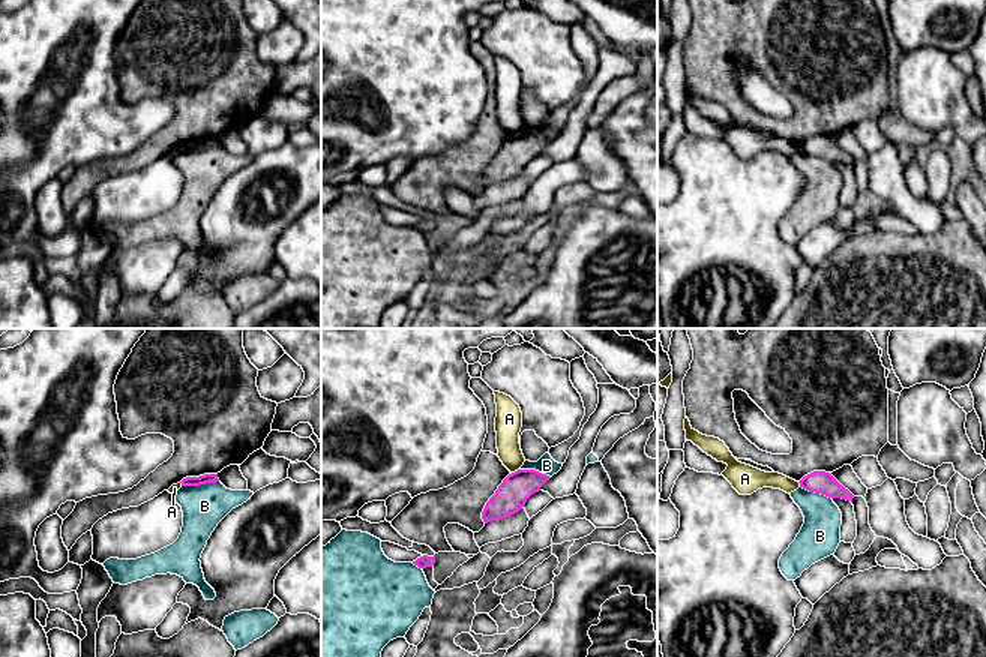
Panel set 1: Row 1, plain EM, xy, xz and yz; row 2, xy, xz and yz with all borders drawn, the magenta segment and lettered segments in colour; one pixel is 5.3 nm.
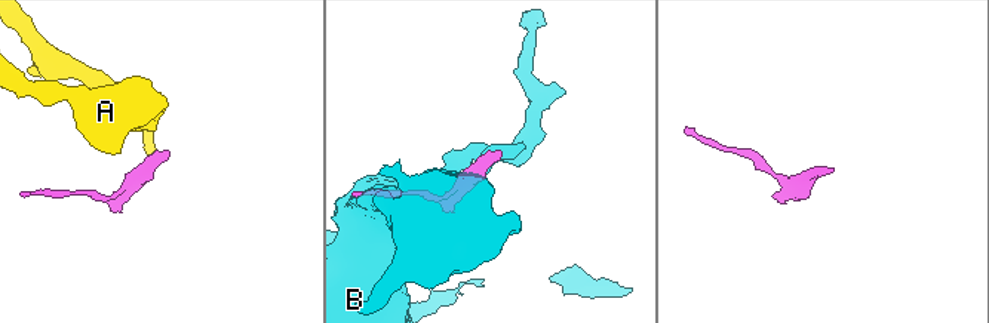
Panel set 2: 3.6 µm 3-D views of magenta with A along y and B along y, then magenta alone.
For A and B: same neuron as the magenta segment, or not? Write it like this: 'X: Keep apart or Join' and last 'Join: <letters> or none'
A: Keep apart
B: Keep apart
Join: none

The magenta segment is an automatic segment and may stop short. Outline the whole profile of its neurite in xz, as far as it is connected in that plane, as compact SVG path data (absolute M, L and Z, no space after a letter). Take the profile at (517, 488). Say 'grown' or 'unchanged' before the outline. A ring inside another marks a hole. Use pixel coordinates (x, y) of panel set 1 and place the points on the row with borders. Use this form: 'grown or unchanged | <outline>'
unchanged | M518 470L509 474L486 502L482 512L483 522L500 520L518 513L549 478L536 470Z

